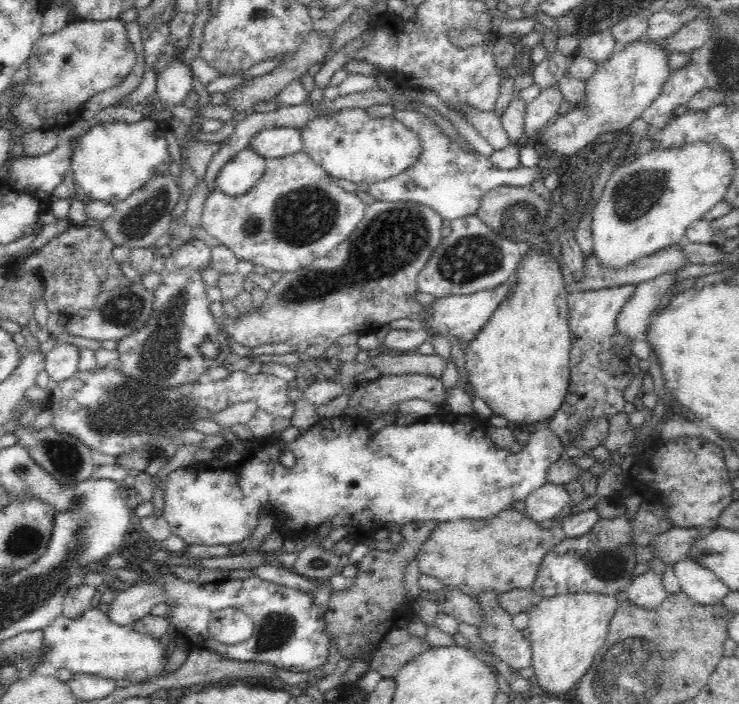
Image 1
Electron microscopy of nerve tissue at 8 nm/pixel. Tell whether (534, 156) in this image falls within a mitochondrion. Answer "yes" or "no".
no

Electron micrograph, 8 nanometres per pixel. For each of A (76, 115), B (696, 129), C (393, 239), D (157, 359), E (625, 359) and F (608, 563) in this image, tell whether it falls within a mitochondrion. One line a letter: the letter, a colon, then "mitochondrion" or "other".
A: other
B: other
C: mitochondrion
D: mitochondrion
E: other
F: mitochondrion

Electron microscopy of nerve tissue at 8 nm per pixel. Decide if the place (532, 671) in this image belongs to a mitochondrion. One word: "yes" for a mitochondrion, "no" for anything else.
no

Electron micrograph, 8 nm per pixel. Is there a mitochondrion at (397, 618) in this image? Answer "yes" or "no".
no

